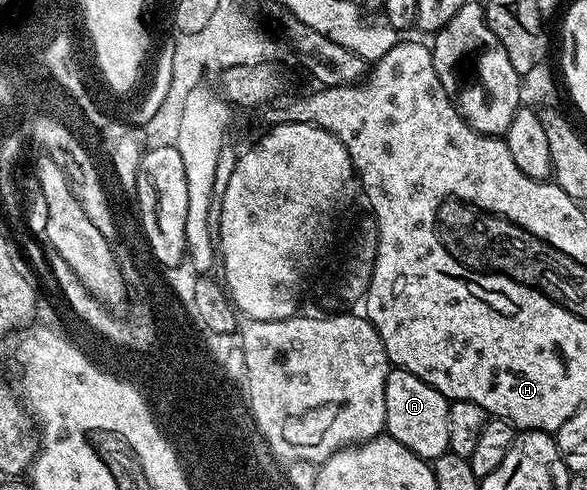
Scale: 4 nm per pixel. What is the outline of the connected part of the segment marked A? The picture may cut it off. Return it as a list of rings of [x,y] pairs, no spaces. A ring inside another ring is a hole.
[[[400,369],[390,370],[385,382],[385,431],[388,438],[399,441],[420,459],[432,461],[449,451],[447,413],[450,400],[427,381]]]

